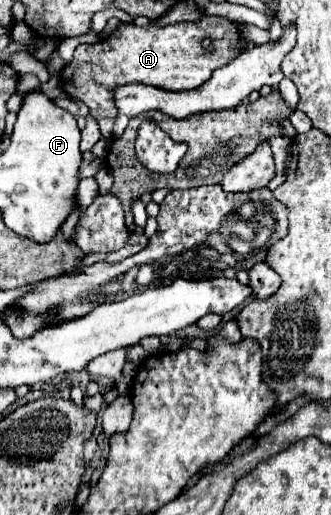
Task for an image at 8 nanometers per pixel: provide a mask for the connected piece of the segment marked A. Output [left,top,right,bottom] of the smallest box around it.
[61,17,237,121]

